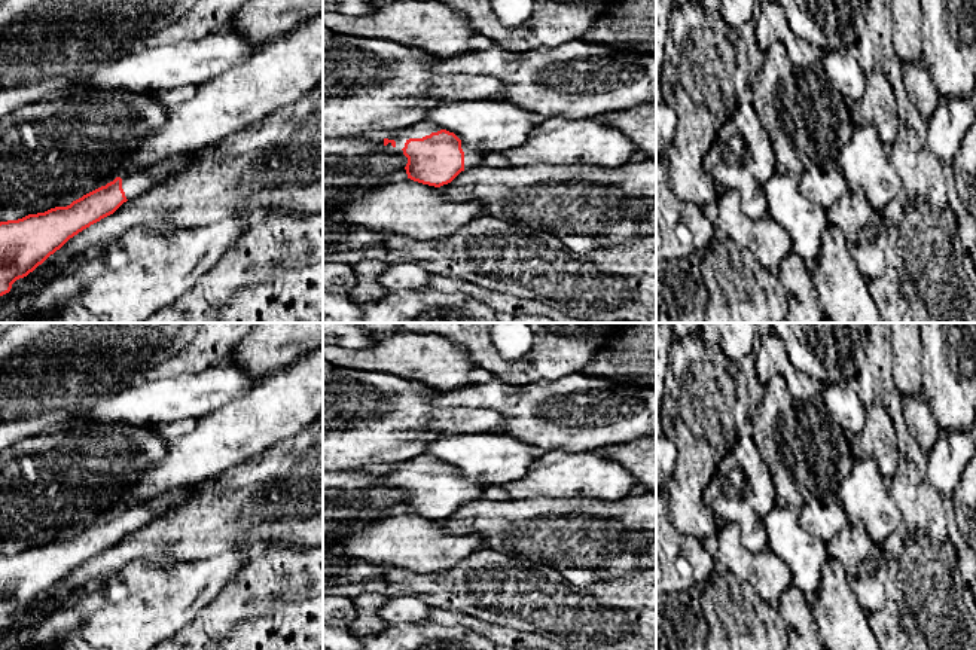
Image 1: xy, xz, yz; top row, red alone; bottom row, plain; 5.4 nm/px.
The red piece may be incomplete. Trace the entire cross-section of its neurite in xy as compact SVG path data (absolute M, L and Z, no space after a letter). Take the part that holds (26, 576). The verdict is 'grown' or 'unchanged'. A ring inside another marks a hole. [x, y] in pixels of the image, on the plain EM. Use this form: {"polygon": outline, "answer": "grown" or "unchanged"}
{"polygon": "M174 489L147 503L135 503L131 507L116 510L67 540L55 540L45 546L28 547L18 553L0 555L0 629L10 625L12 617L27 610L51 588L60 583L70 571L113 547L123 535L132 532L159 516L170 513L184 503L195 489Z", "answer": "grown"}

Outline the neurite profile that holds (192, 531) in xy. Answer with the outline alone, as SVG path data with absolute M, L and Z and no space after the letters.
M323 415L293 437L223 472L170 513L123 535L113 547L70 571L25 610L24 620L51 614L132 562L165 565L208 559L226 547L311 550L323 546Z

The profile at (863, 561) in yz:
M848 519L847 525L826 544L829 556L844 565L860 607L867 614L882 610L890 582L888 565L882 546L867 535L861 521Z

